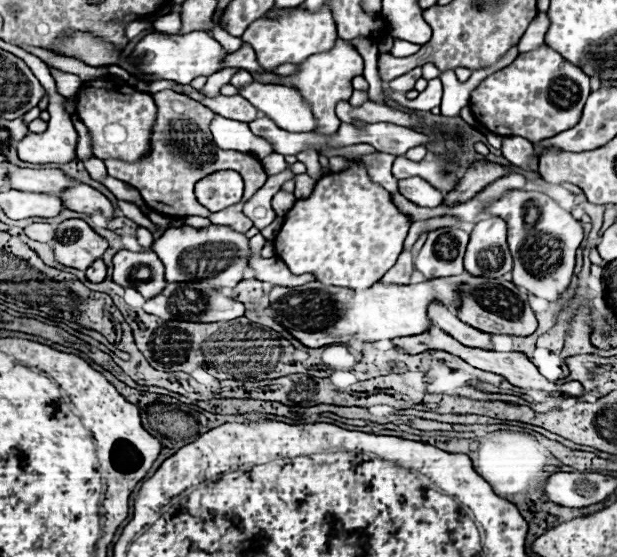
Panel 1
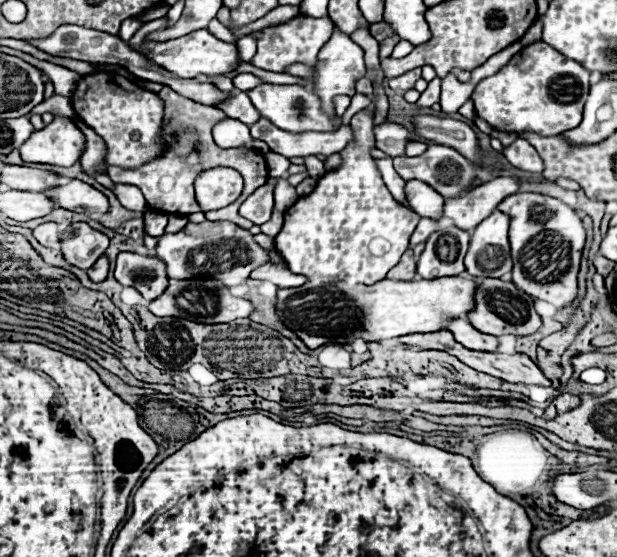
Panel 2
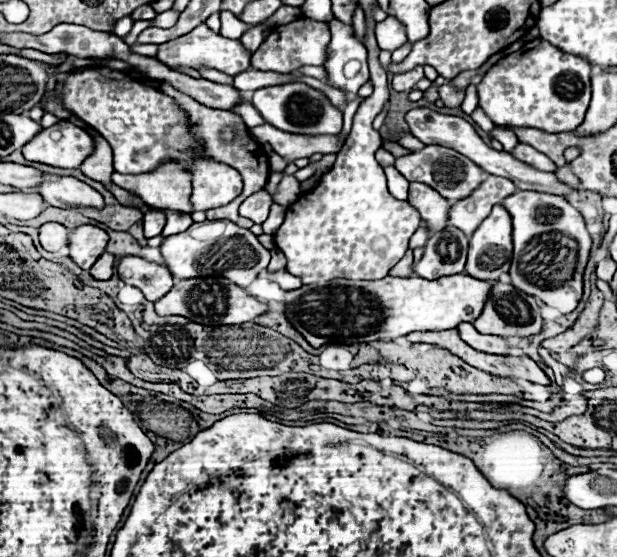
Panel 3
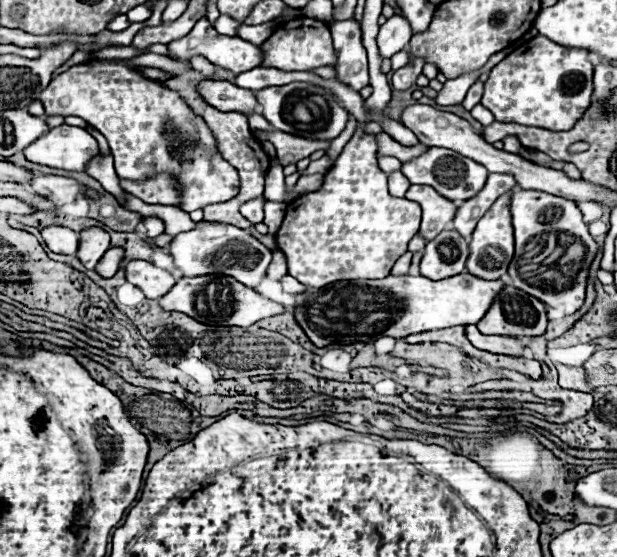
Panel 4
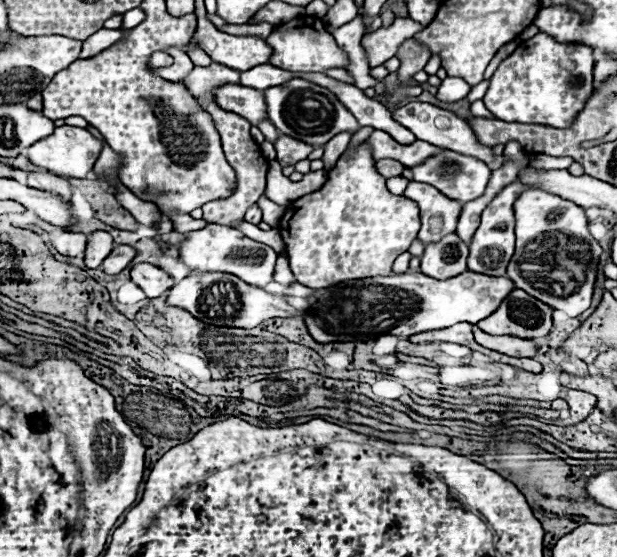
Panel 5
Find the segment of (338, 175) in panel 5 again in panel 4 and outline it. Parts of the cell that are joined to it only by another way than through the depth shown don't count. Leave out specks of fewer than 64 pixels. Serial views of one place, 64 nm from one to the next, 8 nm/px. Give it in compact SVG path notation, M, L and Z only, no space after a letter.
M358 124L352 140L344 146L338 160L326 172L324 184L320 190L304 194L288 204L284 222L276 232L280 250L288 258L288 274L294 276L304 286L322 288L338 280L366 280L366 278L384 278L390 274L390 268L408 250L408 242L418 234L420 228L420 208L418 204L396 198L388 194L386 174L376 164L376 140L374 134L362 132L364 124Z

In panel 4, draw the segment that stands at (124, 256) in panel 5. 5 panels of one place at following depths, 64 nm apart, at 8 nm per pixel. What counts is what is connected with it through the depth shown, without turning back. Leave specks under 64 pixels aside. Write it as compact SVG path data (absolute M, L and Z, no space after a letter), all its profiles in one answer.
M110 248L110 252L106 252L106 256L102 256L102 260L98 262L98 266L94 270L100 276L110 278L120 270L122 260L124 260L124 248Z

